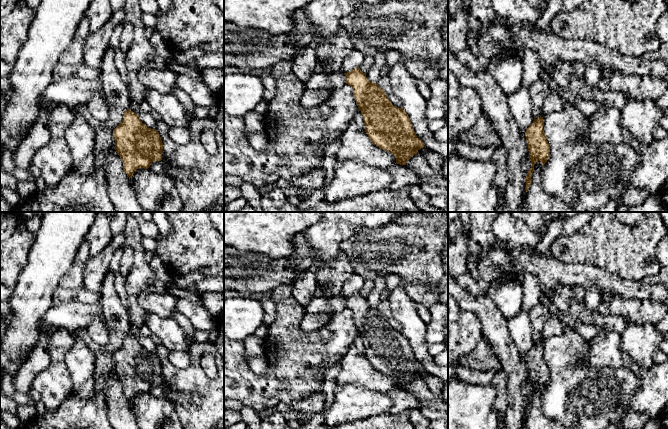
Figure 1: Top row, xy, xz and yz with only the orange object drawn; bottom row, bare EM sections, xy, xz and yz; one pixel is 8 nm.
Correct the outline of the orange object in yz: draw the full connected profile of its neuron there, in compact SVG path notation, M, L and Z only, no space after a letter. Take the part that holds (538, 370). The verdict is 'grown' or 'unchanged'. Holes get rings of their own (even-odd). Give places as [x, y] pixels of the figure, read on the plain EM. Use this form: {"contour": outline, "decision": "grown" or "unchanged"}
{"contour": "M540 340L538 343L534 342L533 347L526 353L525 356L526 365L528 368L529 383L532 388L525 402L526 416L531 408L531 400L534 395L534 389L540 385L544 390L550 380L550 371L544 357L543 350L544 343Z", "decision": "unchanged"}

